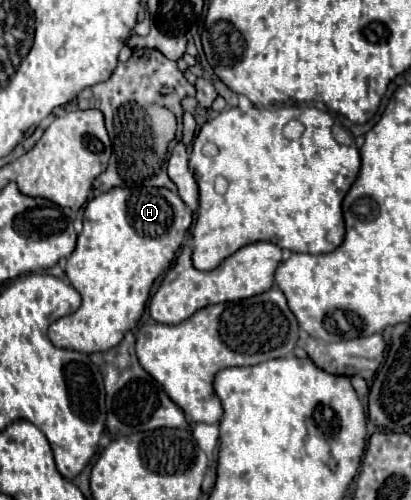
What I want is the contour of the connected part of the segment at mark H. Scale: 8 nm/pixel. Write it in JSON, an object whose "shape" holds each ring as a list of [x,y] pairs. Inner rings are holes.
{"shape":[[[111,188],[109,192],[103,192],[89,201],[85,206],[83,230],[77,236],[77,246],[69,256],[65,268],[71,286],[79,294],[83,294],[83,304],[77,312],[63,316],[49,326],[49,340],[57,348],[77,350],[85,354],[103,352],[117,346],[121,342],[121,336],[125,336],[127,330],[133,330],[137,326],[149,300],[149,292],[155,278],[165,268],[169,268],[175,252],[179,250],[185,238],[185,232],[191,226],[191,220],[193,216],[189,208],[185,208],[177,192],[167,188]]]}

